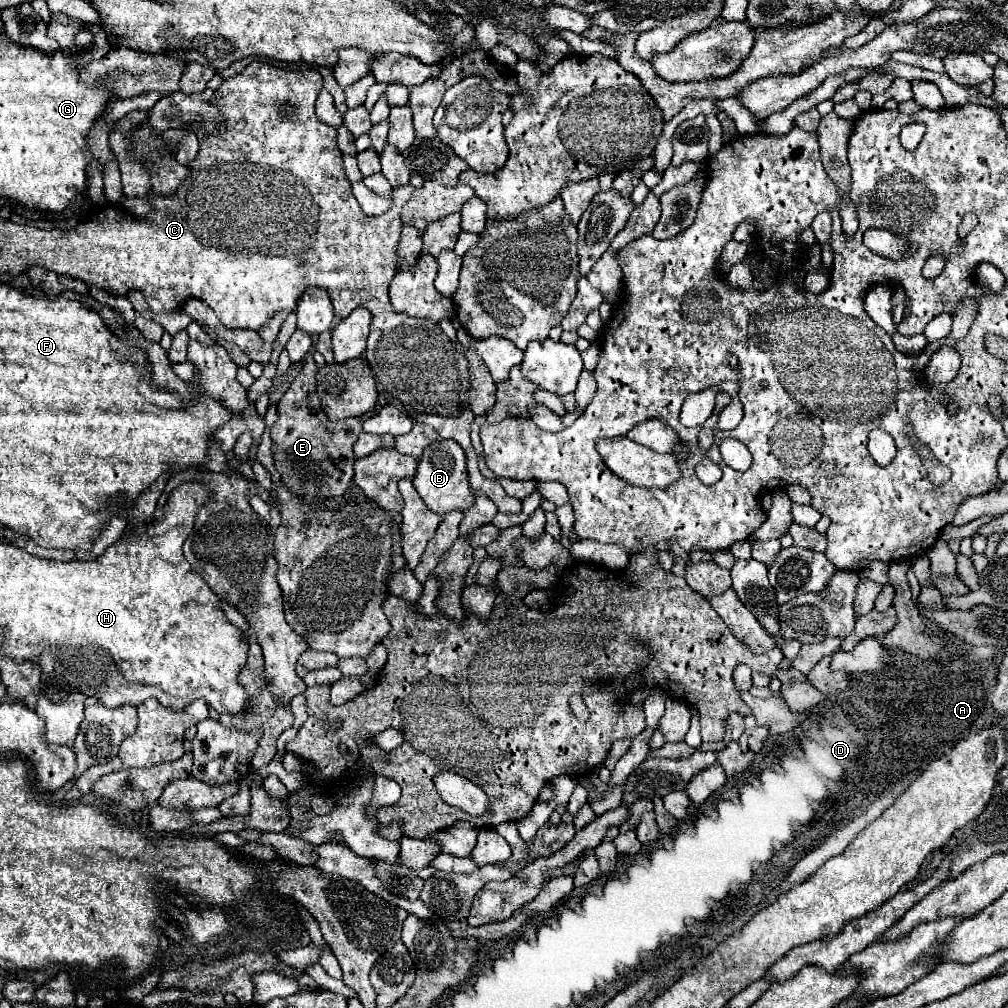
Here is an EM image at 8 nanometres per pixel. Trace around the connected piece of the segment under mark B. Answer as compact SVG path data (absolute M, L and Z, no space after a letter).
M434 440L422 452L418 470L414 474L414 488L426 502L426 506L436 514L446 514L450 510L466 510L474 504L474 494L468 484L466 456L458 442L454 440Z

